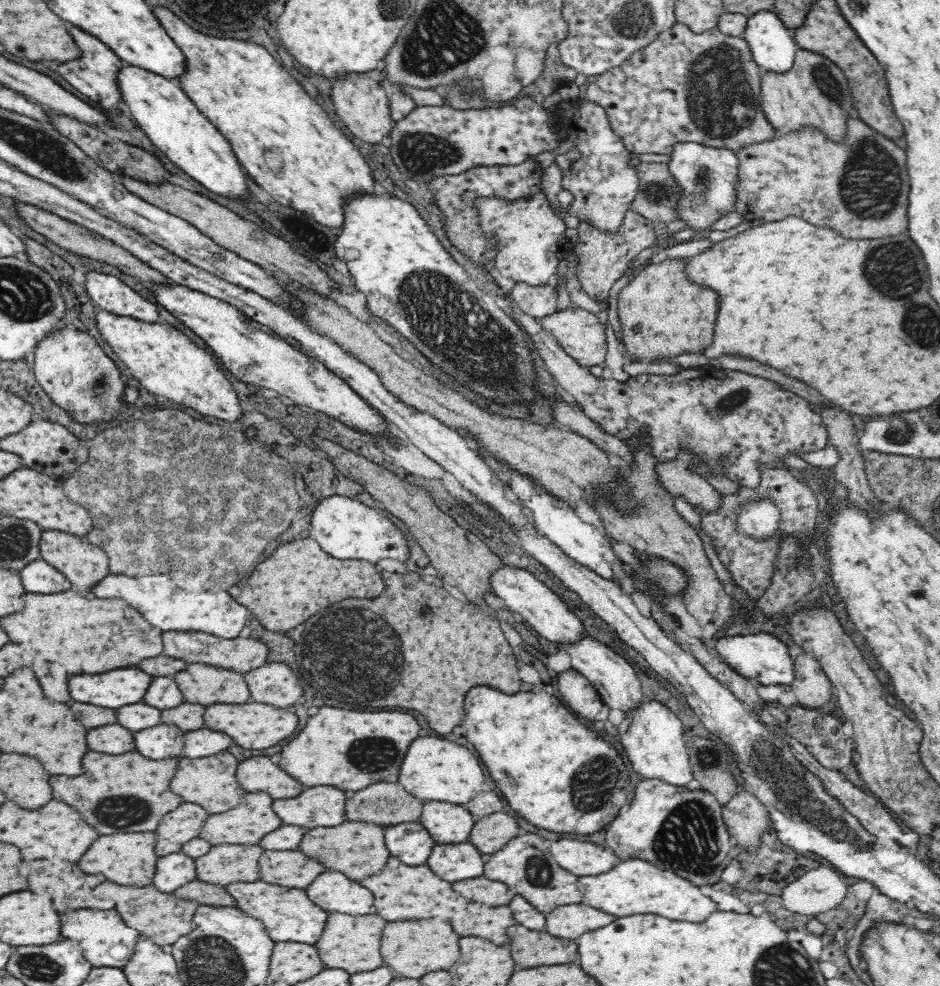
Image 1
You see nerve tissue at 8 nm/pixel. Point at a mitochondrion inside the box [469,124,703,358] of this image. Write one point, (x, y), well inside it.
(660, 193)

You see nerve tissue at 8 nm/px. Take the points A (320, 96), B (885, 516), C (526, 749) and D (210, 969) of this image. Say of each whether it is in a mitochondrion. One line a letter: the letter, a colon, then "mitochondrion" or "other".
A: other
B: other
C: other
D: mitochondrion

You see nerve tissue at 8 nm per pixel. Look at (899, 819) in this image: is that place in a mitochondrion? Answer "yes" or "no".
no

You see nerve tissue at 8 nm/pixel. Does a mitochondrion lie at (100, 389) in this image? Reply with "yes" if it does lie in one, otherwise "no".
yes

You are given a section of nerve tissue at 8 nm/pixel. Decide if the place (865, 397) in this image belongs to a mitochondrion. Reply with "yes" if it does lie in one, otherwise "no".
no

